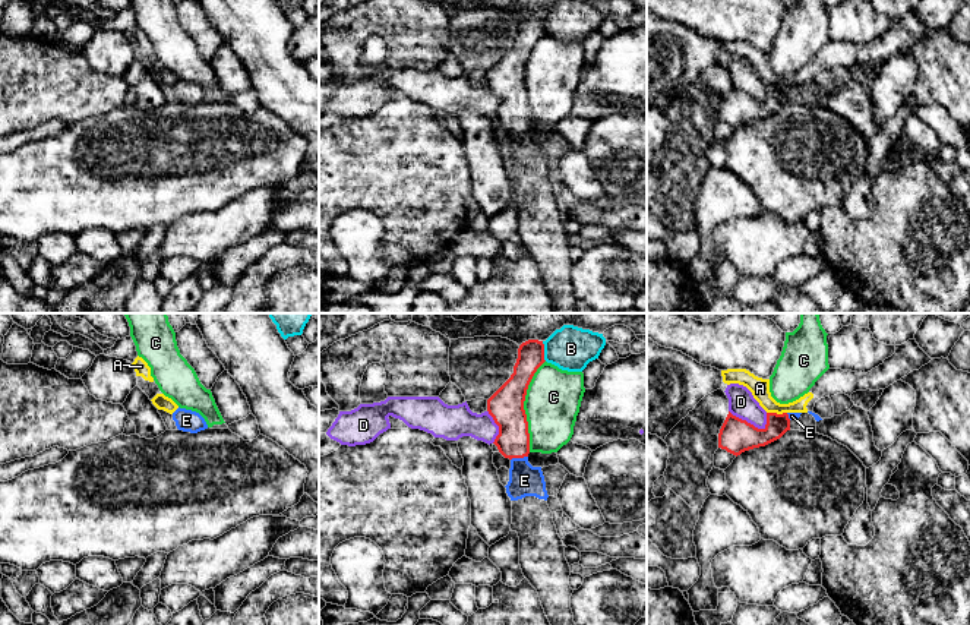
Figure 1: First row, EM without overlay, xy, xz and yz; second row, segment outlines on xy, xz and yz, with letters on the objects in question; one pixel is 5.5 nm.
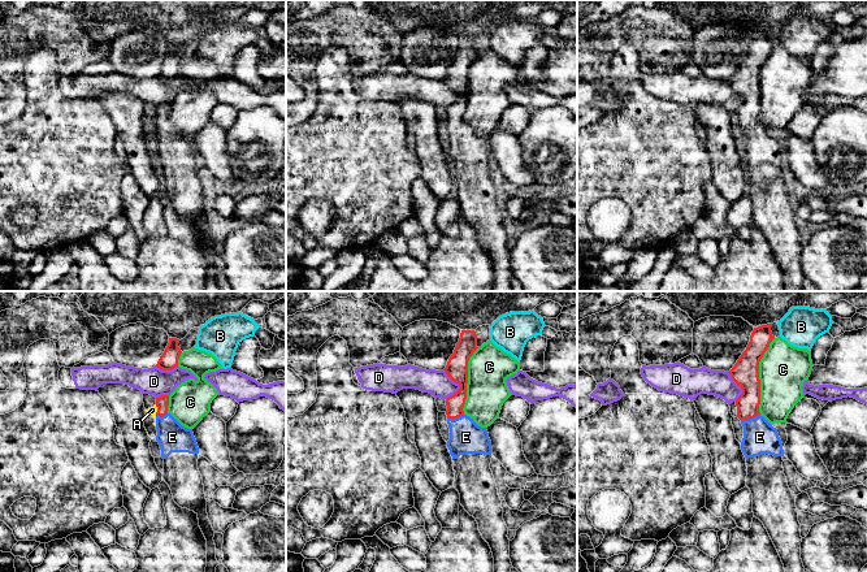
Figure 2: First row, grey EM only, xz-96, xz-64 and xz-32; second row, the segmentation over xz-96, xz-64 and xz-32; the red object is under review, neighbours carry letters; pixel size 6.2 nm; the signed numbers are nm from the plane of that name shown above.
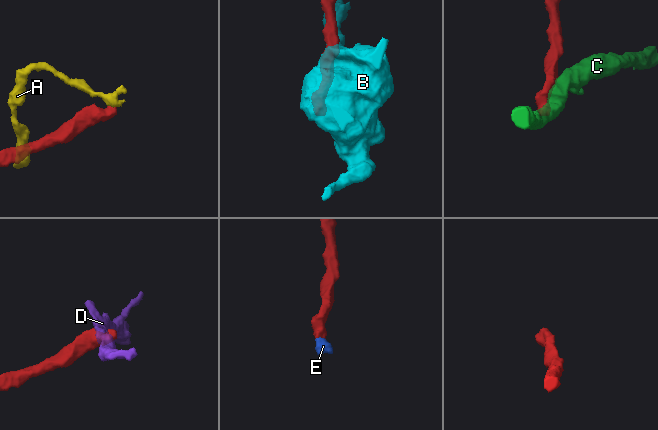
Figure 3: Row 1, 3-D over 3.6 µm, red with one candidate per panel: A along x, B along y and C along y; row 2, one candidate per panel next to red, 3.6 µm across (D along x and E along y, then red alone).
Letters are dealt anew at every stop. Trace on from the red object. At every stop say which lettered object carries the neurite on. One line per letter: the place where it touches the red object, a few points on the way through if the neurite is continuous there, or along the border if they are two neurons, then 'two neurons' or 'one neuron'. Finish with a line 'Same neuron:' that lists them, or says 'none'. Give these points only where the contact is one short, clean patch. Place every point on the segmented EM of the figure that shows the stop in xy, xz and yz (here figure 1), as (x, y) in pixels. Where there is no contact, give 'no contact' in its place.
A: yz (776, 413) | along yz (767, 412), (786, 413) | two neurons
B: xz (543, 352) | two neurons
C: xz (523, 406) | two neurons
D: yz (746, 422) | along yz (729, 410), (758, 428), (765, 428) | two neurons
E: xz (518, 457) | across xz (508, 413), (518, 457), (524, 480) | one neuron
Same neuron: E

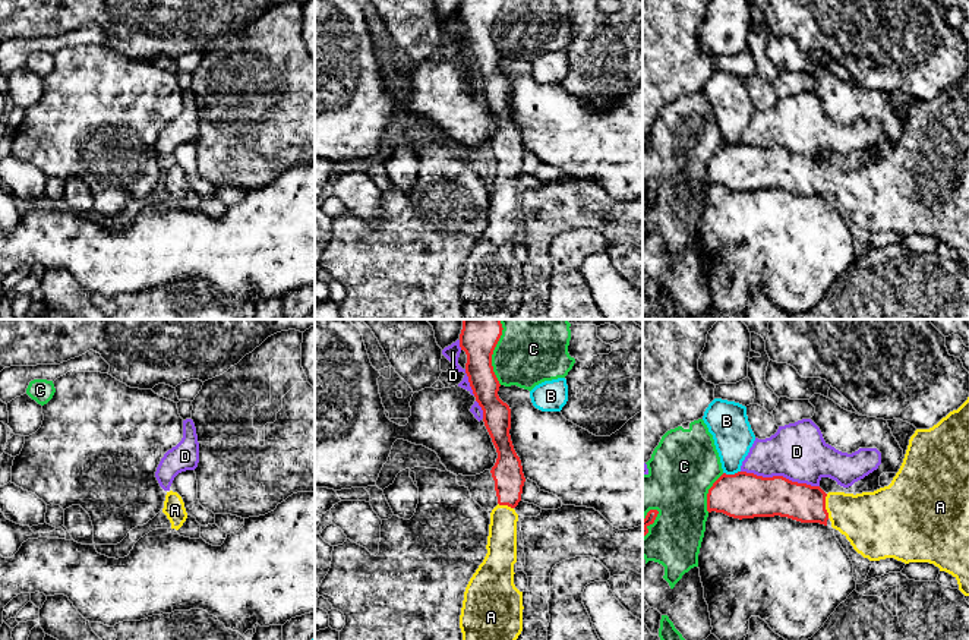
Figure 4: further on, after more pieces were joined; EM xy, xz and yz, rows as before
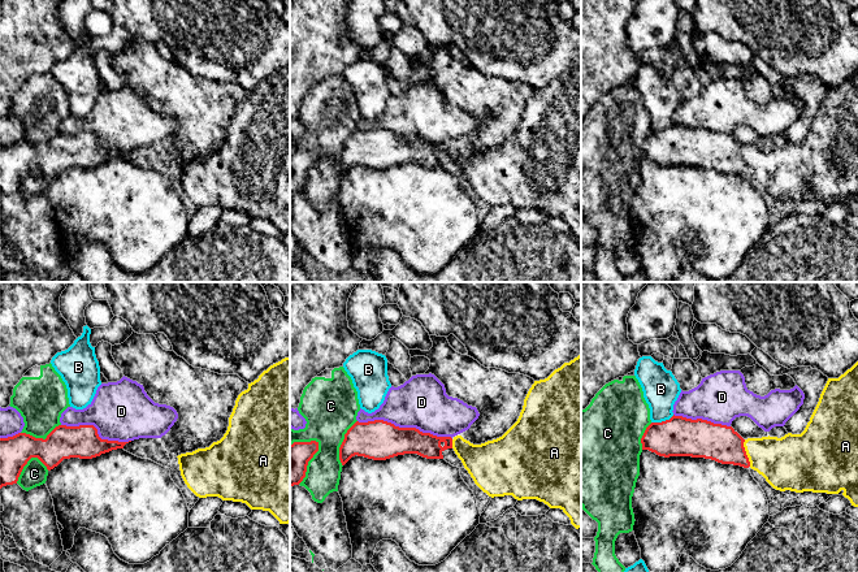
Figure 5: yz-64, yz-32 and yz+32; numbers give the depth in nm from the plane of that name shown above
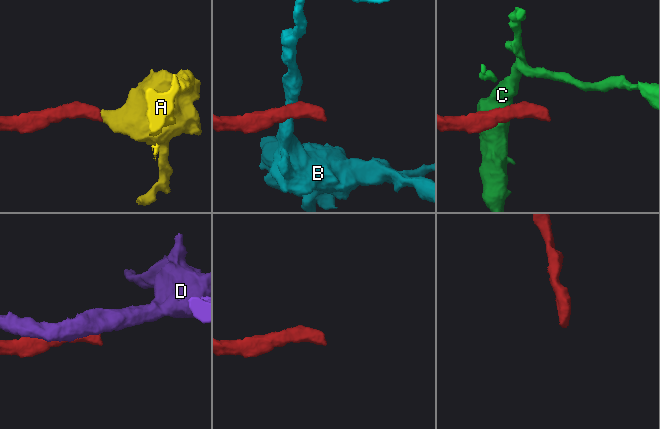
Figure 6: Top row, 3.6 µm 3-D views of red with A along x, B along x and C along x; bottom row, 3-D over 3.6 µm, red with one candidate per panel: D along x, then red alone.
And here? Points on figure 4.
A: yz (824, 505) | across yz (780, 497), (824, 505), (837, 505), (867, 520) | one neuron
B: yz (731, 475) | along yz (739, 470), (723, 473) | two neurons
C: xz (492, 352) | along xz (501, 320), (501, 337), (492, 355), (492, 371), (499, 384) | two neurons
D: yz (780, 476) | two neurons
Same neuron: A

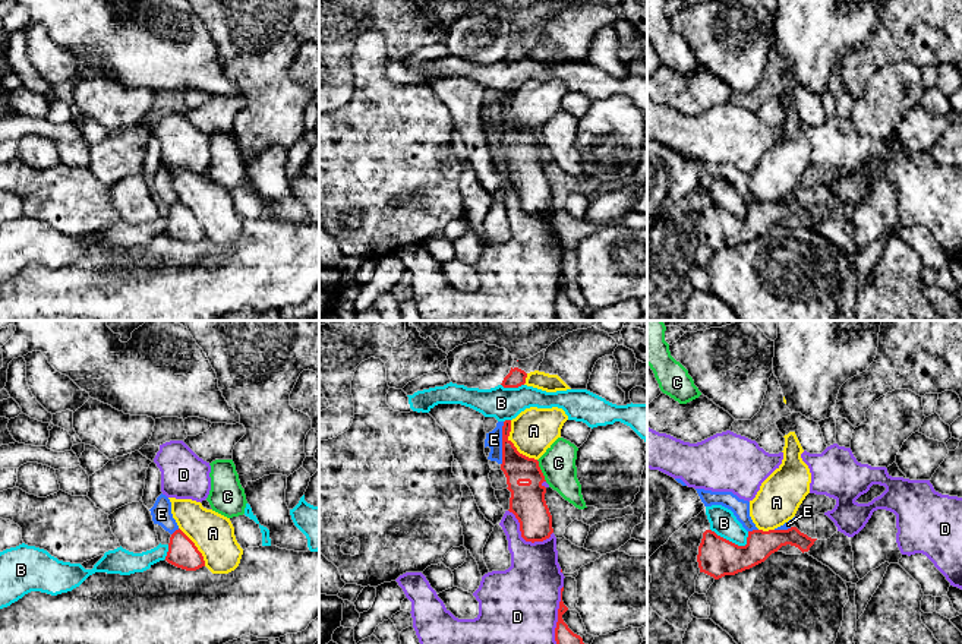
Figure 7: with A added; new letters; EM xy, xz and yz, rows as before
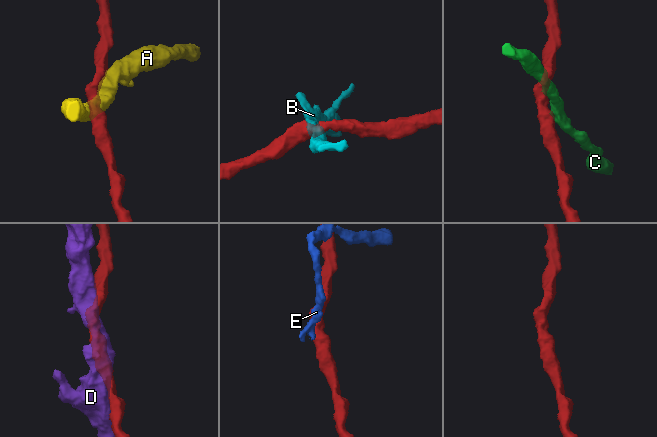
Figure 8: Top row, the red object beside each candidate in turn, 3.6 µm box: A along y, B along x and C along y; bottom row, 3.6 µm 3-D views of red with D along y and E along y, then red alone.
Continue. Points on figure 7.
A: xz (513, 445) | two neurons
B: yz (728, 540) | along yz (710, 529), (738, 545), (747, 543) | two neurons
C: xz (541, 470) | along xz (536, 460), (546, 480) | two neurons
D: xz (523, 537) | two neurons
E: xz (502, 444) | along xz (504, 422), (501, 464) | two neurons
Same neuron: none

